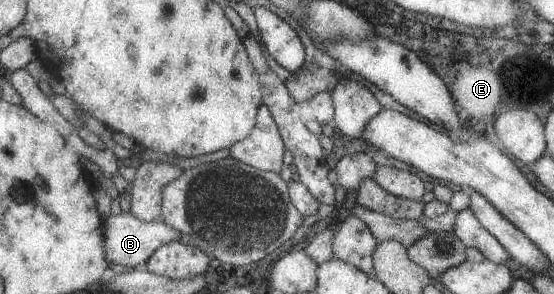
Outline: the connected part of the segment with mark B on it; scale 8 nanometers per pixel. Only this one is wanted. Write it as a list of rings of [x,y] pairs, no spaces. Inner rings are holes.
[[[131,211],[118,215],[110,214],[105,219],[106,260],[111,265],[124,265],[125,267],[141,268],[148,259],[164,244],[178,242],[181,232],[172,228],[165,220],[146,222],[138,218]]]

